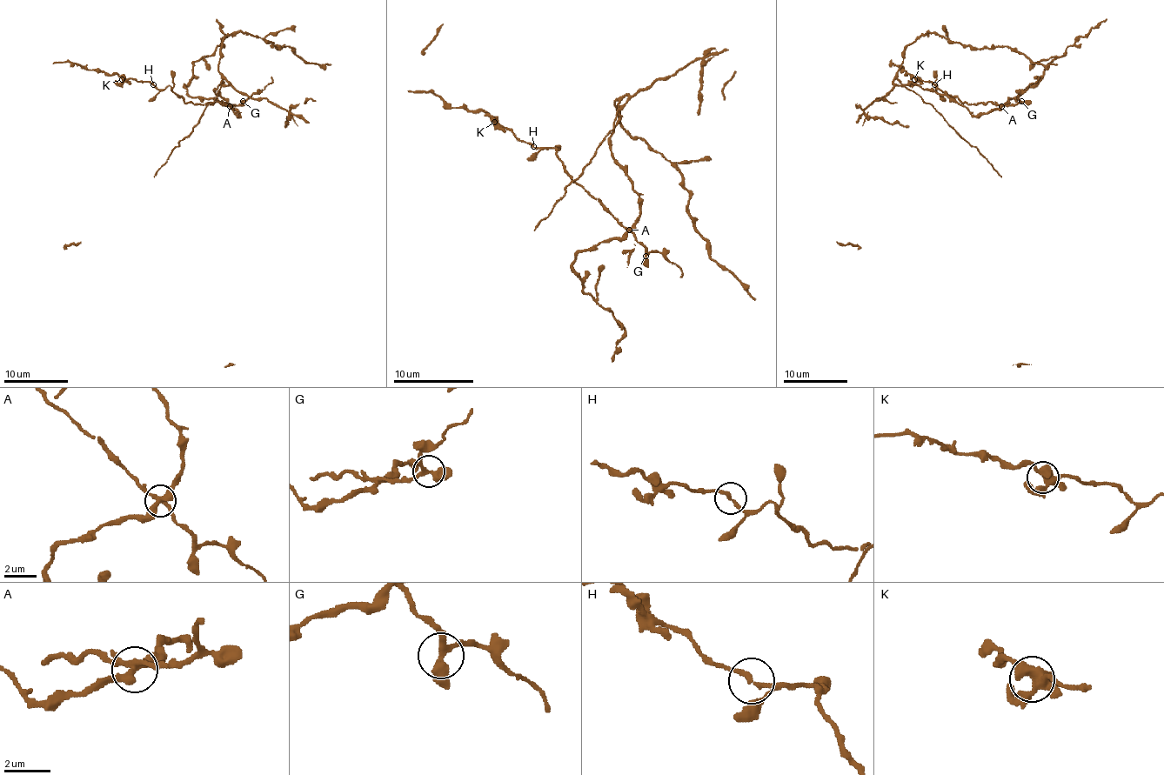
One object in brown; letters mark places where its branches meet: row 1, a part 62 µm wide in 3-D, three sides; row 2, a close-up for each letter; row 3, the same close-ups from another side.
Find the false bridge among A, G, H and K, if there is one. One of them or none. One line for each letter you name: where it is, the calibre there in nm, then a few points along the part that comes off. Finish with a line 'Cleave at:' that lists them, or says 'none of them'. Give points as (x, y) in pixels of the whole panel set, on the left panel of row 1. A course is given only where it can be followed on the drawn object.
A: (230, 106) | 340 nm
Cleave at: A

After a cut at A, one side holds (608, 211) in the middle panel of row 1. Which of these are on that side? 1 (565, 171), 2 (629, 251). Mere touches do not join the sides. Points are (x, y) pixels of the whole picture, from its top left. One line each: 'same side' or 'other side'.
1: same side
2: other side

